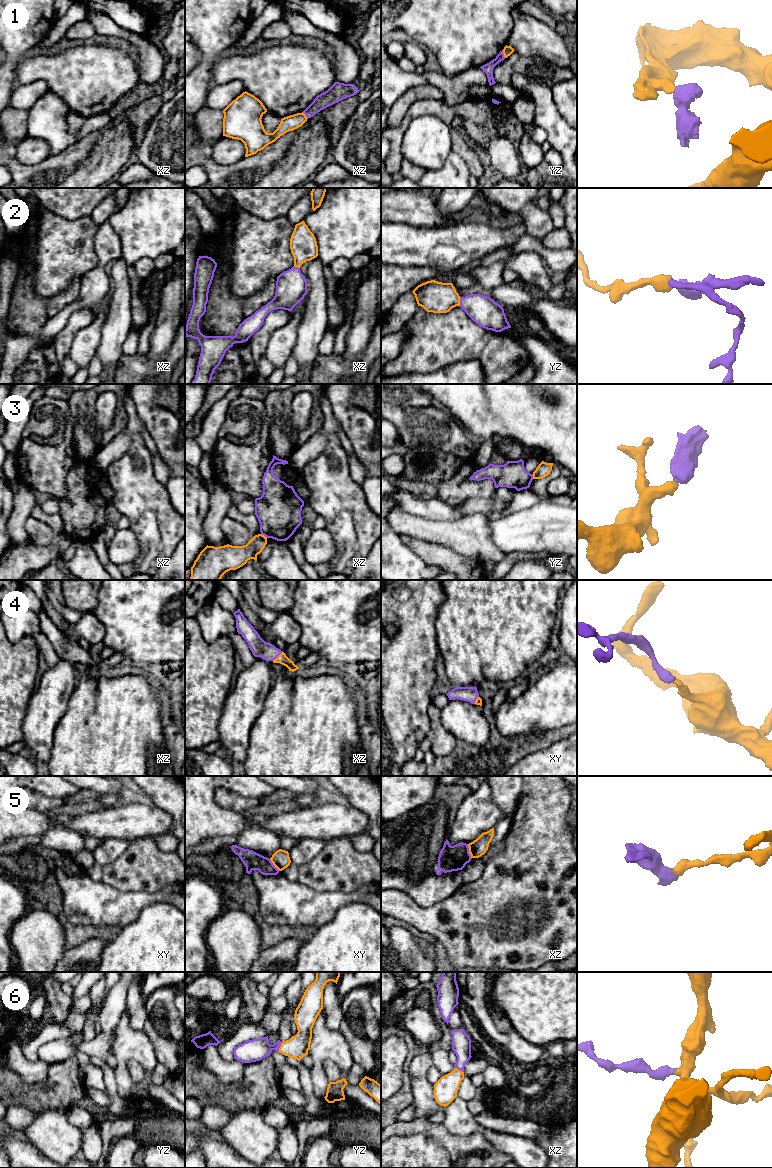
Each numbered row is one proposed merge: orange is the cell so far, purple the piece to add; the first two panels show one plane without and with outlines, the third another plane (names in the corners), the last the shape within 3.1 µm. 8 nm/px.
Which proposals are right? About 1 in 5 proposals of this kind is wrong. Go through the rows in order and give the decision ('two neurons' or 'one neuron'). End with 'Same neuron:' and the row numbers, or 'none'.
1: two neurons
2: one neuron
3: two neurons
4: one neuron
5: two neurons
6: one neuron
Same neuron: 2, 4, 6

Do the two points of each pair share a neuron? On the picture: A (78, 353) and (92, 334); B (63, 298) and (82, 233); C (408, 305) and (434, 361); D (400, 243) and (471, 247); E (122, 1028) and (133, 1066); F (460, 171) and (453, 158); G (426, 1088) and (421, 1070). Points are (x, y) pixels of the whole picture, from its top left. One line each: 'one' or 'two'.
A: one
B: two
C: two
D: one
E: two
F: one
G: two

